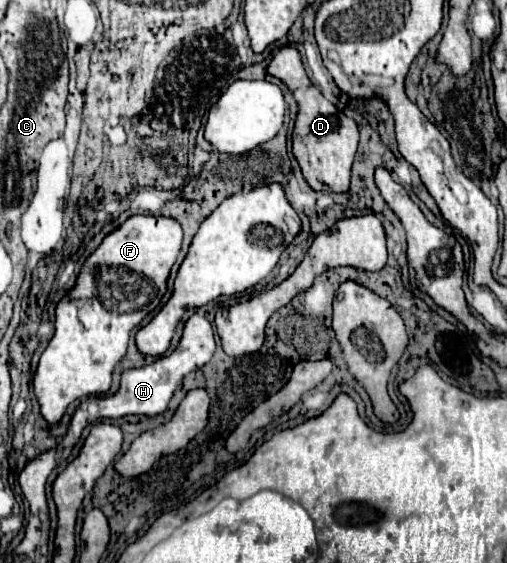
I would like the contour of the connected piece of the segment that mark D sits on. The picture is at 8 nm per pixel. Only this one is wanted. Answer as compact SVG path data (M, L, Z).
M282 47L272 59L268 73L282 79L288 89L294 93L294 99L300 105L300 113L296 117L294 133L292 133L292 149L304 173L304 179L314 191L334 191L346 193L350 189L350 173L352 161L358 147L358 125L354 119L346 117L340 109L336 109L320 91L314 87L304 71L302 55L294 47Z

